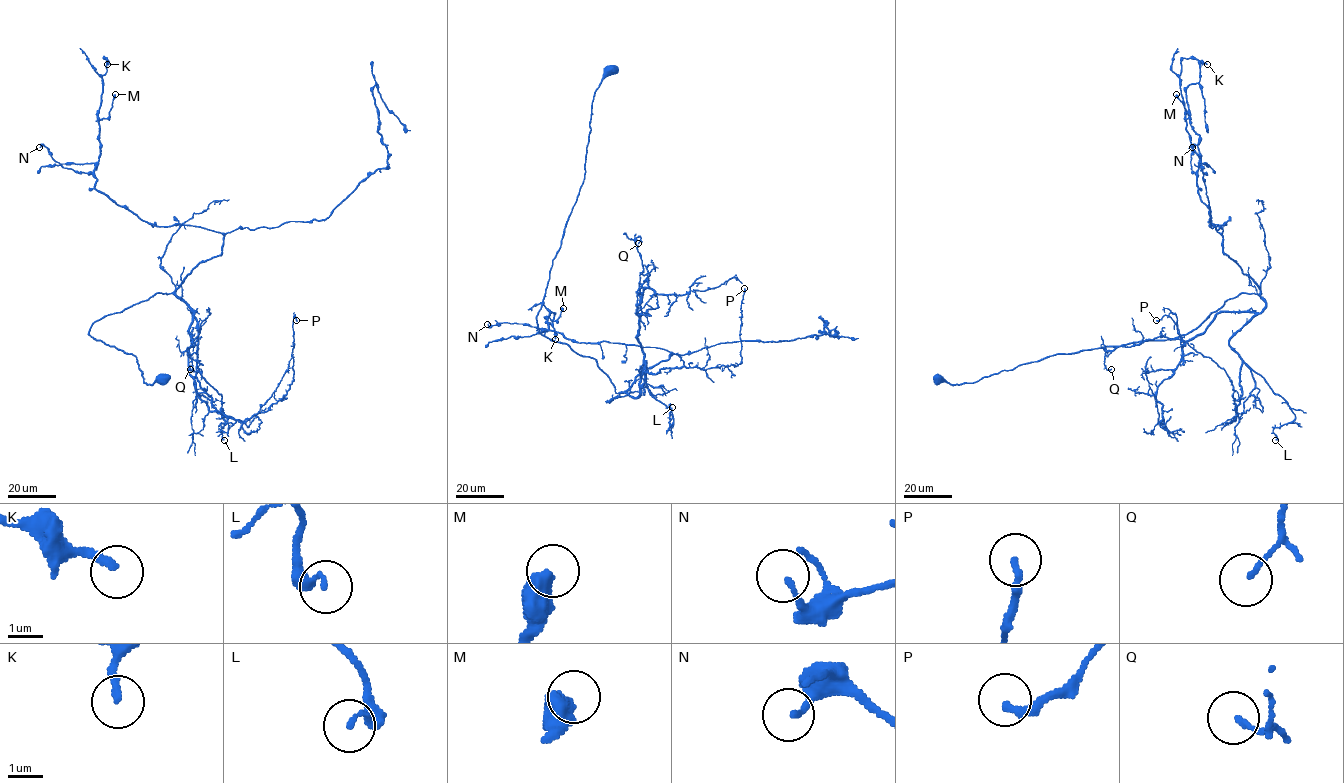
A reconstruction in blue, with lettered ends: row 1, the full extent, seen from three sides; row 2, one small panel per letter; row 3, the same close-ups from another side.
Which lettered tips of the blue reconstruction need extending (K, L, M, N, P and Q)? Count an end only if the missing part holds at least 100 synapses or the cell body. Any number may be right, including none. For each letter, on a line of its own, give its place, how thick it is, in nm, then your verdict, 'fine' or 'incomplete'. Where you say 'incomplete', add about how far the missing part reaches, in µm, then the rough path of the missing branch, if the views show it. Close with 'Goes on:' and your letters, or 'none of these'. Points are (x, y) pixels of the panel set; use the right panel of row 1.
K: at (1207, 64); 200 nm thick; fine
L: at (1275, 440); 110 nm thick; fine
M: at (1176, 94); 460 nm thick; fine
N: at (1192, 147); 150 nm thick; fine
P: at (1156, 320); 190 nm thick; fine
Q: at (1111, 369); 120 nm thick; fine
Goes on: none of these

